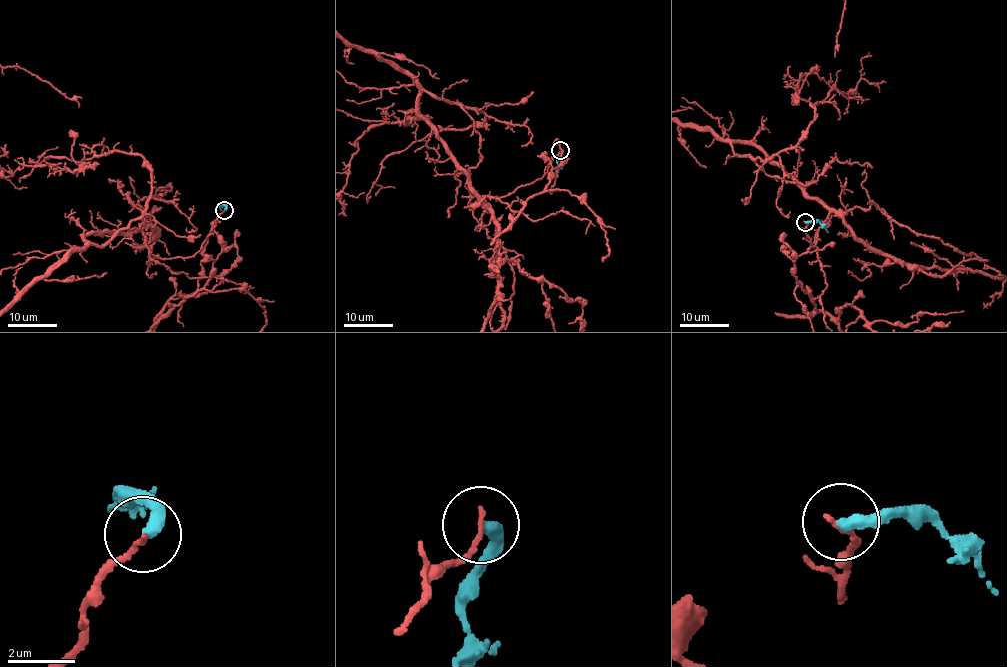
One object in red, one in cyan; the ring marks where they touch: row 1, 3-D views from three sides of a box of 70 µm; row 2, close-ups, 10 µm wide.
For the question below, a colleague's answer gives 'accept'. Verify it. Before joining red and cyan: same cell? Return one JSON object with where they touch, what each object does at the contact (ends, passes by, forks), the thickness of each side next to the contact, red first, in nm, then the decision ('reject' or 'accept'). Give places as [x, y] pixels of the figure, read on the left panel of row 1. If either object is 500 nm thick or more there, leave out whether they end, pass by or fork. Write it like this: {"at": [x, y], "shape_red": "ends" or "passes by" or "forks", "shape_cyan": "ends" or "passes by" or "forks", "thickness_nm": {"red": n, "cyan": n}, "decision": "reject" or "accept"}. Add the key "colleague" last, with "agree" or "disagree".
{"at": [224, 210], "shape_red": "ends", "shape_cyan": "ends", "thickness_nm": {"red": 160, "cyan": 380}, "decision": "reject", "colleague": "disagree"}

